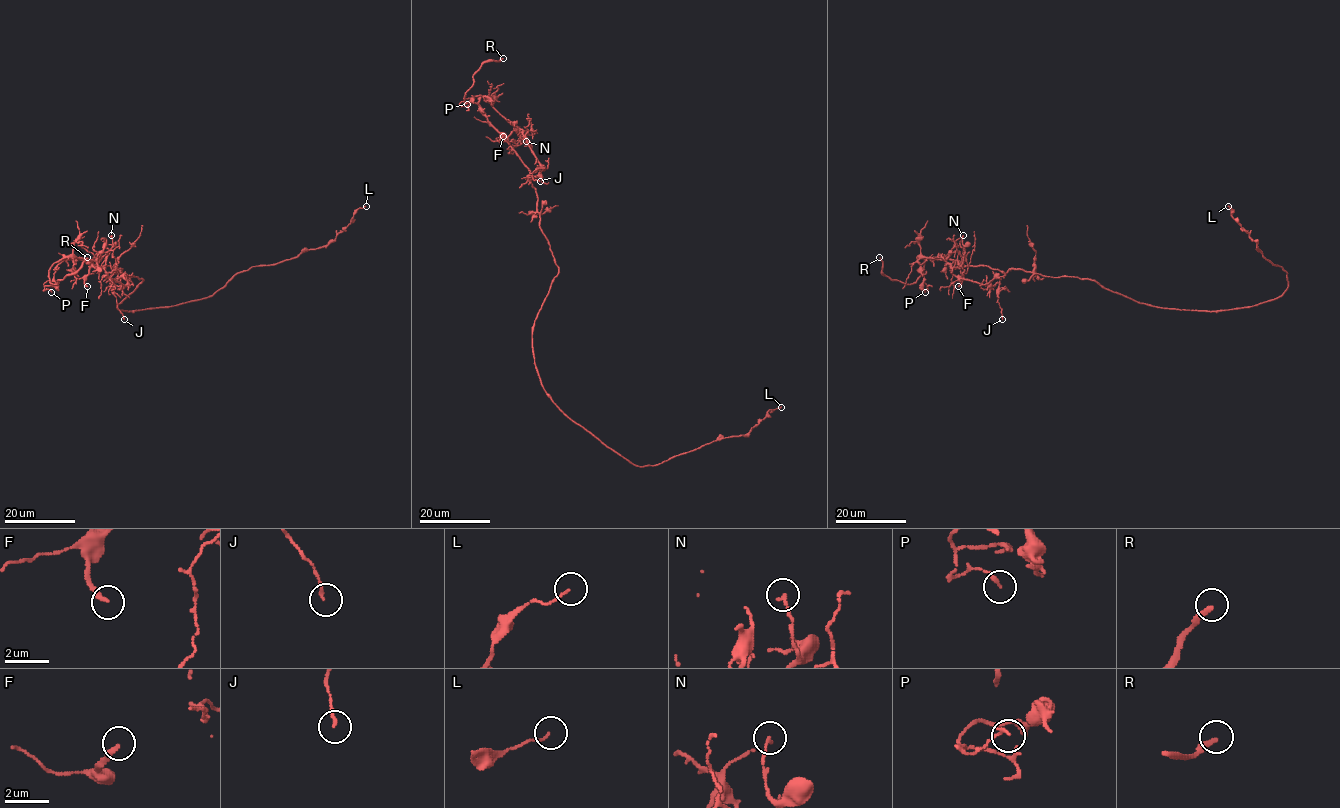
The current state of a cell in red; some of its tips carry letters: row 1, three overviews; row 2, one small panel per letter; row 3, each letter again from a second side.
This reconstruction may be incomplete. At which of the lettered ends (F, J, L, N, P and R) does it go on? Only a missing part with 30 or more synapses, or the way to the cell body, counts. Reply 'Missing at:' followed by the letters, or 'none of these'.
Missing at: R

